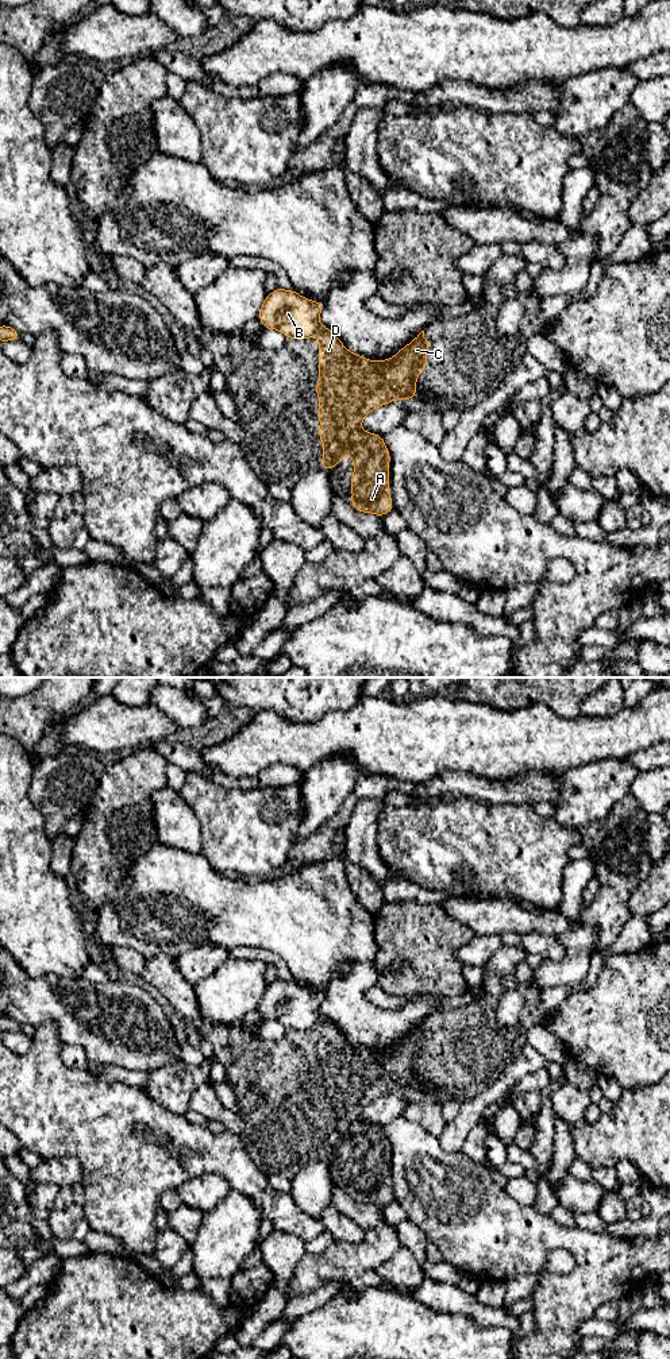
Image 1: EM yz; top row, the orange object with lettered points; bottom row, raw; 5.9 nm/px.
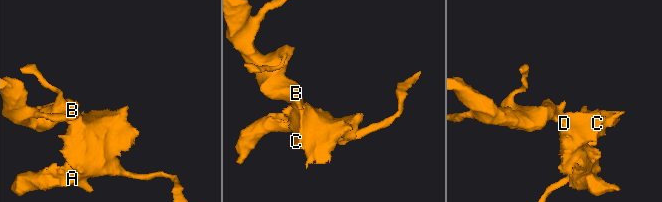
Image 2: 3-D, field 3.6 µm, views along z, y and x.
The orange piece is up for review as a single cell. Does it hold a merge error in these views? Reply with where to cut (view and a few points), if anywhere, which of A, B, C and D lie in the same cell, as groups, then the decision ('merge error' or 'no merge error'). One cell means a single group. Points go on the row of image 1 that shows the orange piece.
yz (320, 325), (314, 334) | A C D / B | merge error

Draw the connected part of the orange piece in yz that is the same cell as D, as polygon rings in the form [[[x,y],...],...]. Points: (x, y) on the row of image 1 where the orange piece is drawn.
[[[324,325],[315,332],[319,340],[319,382],[315,394],[320,397],[317,416],[320,418],[319,440],[324,443],[321,470],[336,467],[344,453],[353,453],[355,471],[351,474],[351,507],[361,513],[384,517],[394,509],[389,497],[390,452],[382,435],[365,432],[362,420],[385,404],[394,399],[416,399],[416,379],[427,368],[427,350],[432,344],[421,331],[409,344],[386,360],[371,362],[349,351],[338,336]]]

